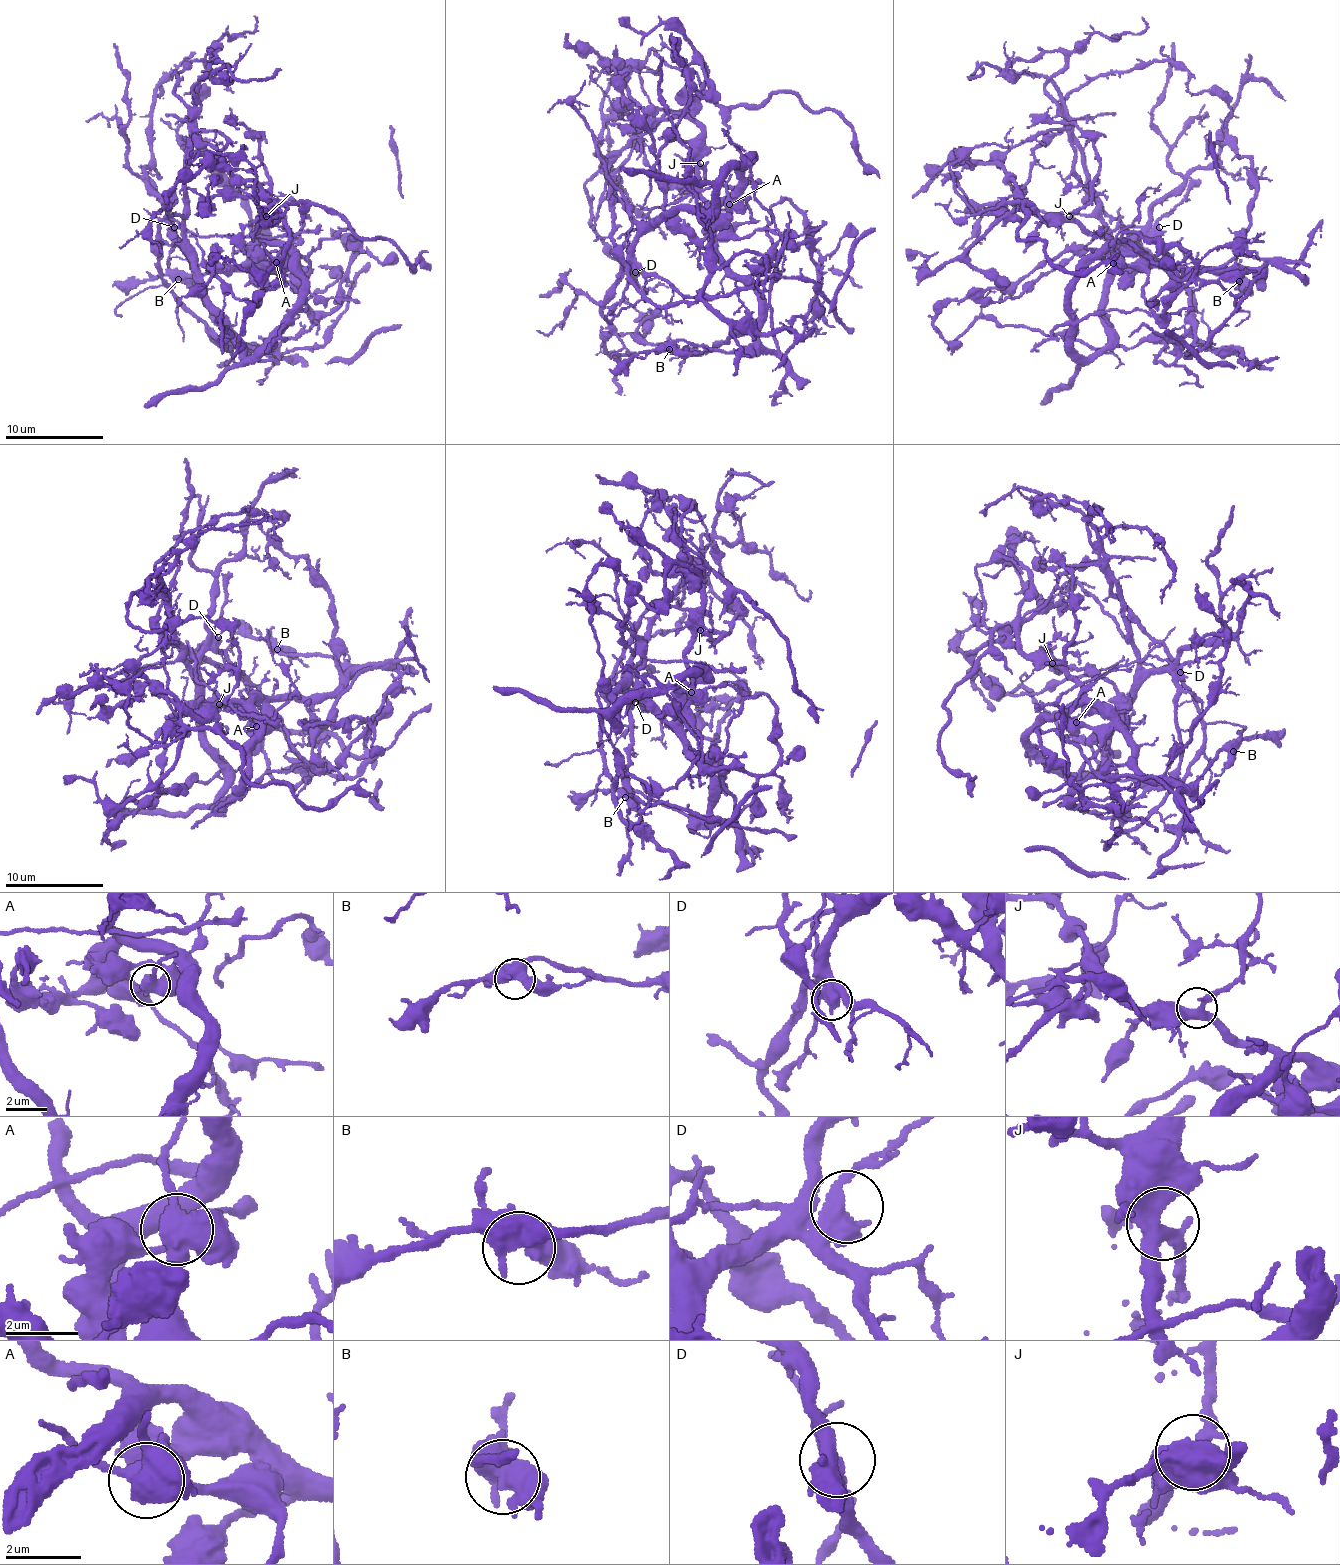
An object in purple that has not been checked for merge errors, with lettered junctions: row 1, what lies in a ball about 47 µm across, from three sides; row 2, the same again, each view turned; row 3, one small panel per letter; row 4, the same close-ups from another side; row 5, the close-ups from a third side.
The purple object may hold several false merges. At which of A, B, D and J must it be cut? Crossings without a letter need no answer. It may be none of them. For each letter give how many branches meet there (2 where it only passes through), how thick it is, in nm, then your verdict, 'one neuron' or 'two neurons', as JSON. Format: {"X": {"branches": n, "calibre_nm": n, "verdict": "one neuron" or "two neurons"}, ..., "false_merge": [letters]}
{"A": {"branches": 3, "calibre_nm": 550, "verdict": "two neurons"}, "B": {"branches": 3, "calibre_nm": 550, "verdict": "one neuron"}, "D": {"branches": 2, "calibre_nm": 500, "verdict": "one neuron"}, "J": {"branches": 3, "calibre_nm": 400, "verdict": "one neuron"}, "false_merge": ["A"]}

